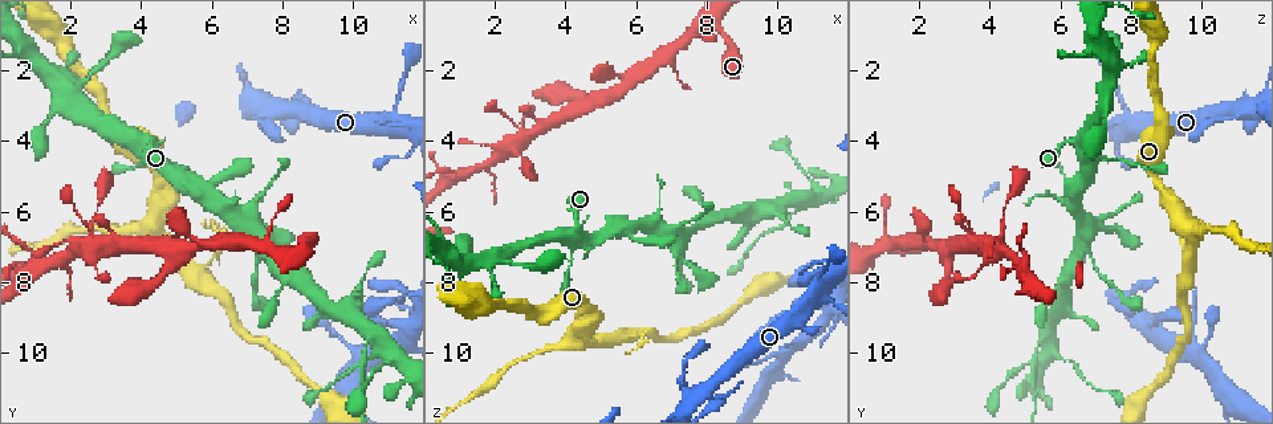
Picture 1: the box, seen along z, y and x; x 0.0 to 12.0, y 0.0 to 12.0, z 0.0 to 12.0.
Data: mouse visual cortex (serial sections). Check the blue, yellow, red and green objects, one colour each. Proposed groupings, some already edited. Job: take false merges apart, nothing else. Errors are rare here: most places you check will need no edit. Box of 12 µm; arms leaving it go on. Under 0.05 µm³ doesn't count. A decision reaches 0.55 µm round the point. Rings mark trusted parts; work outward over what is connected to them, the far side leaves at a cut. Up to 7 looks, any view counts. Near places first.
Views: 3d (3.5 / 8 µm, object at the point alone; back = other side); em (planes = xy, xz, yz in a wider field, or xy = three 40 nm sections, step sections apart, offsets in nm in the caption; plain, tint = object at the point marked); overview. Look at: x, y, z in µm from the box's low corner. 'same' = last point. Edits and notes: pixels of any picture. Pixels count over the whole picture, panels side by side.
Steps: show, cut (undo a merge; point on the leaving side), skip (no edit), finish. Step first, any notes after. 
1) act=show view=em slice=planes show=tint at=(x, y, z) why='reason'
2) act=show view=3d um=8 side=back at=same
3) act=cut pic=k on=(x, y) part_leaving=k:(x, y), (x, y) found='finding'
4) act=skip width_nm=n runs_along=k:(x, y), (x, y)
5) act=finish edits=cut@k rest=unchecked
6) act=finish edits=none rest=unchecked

act=show view=3d um=3.5 at=(4.0, 6.5, 9.7) why='branch point'

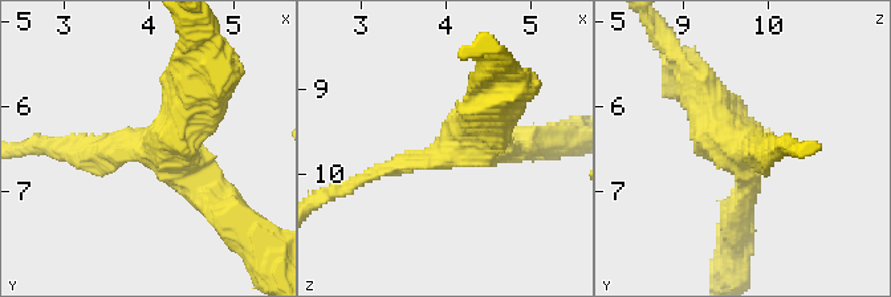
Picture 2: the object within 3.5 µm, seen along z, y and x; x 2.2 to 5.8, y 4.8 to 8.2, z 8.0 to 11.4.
act=show view=em slice=xy step=1 show=tint at=(4.05, 6.50, 9.75) arms=3 arm_widths_nm=250,350,500 why='shape alone is not enough'

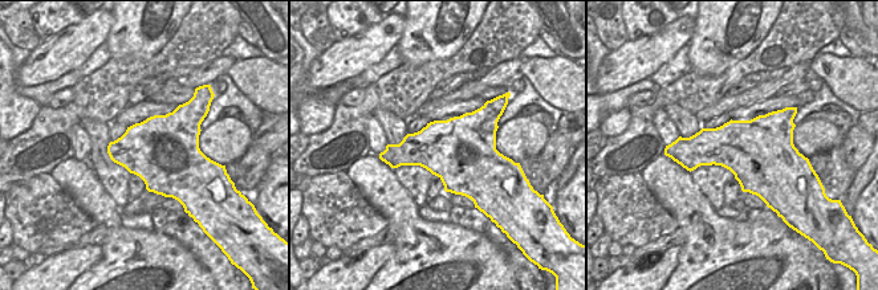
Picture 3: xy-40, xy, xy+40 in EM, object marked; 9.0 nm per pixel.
act=show view=em slice=xy step=3 show=tint at=same why='another direction'

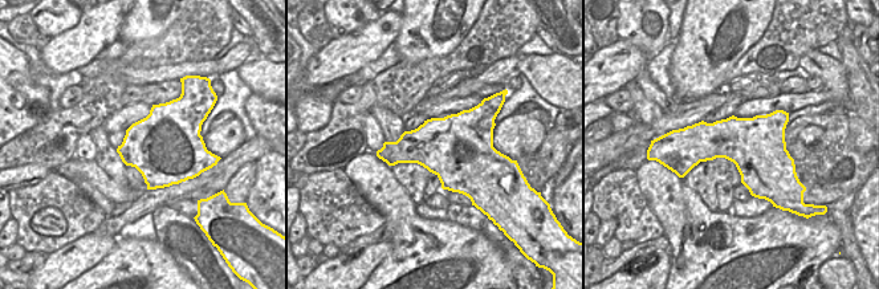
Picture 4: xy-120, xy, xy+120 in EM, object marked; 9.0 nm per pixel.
act=skip width_nm=650 runs_along=2:(695, 84), (749, 173), (735, 218) found='continuous, no second cell'

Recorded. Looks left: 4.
act=show view=3d um=3.5 at=(7.3, 6.8, 6.7) why='sudden change in width'

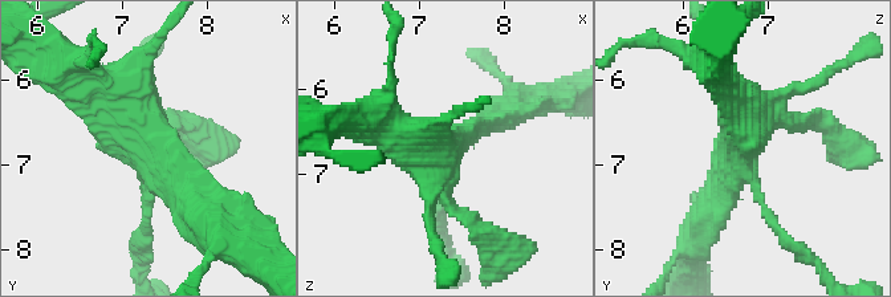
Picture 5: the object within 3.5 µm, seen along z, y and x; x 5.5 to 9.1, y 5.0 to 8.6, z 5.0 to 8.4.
act=show view=em slice=xy step=1 show=tint at=(7.35, 6.80, 6.70)

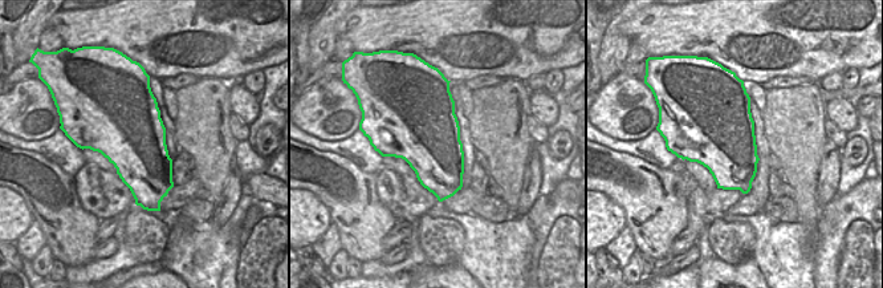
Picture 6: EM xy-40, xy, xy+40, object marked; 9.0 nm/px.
act=skip runs_along=5:(64, 70), (113, 98), (182, 188) found='all the same cell'

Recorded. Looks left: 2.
act=show view=3d um=3.5 at=(10.4, 10.1, 6.0) why='calibre changes'

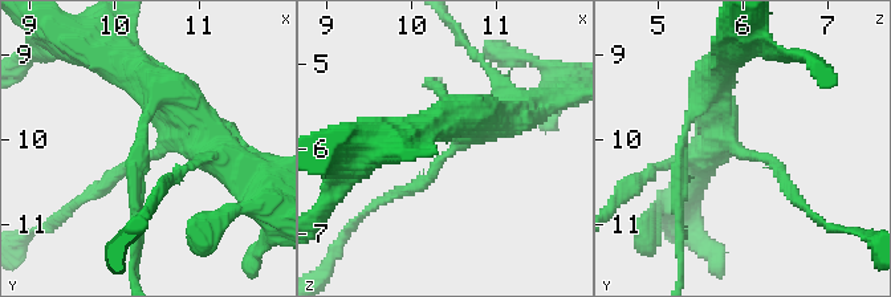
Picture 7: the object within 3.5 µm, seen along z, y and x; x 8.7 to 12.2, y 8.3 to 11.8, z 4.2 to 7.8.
act=show view=em slice=xy step=5 show=tint at=(10.50, 10.15, 6.05) arm_widths_nm=150,450

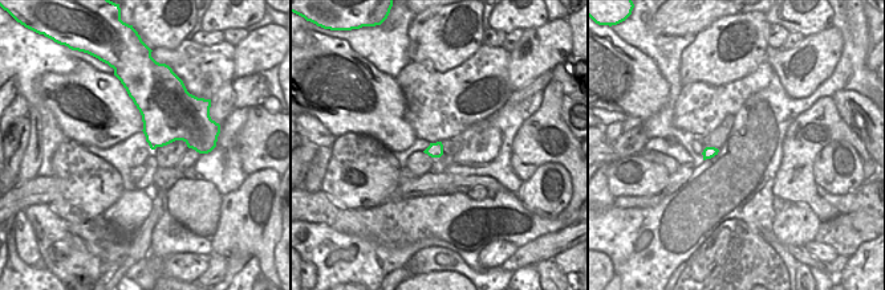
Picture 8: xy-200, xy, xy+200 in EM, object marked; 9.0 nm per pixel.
act=skip runs_along=7:(713, 88), (727, 137), (768, 157), (792, 194) found='continuous, no second cell'

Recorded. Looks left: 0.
act=finish edits=none rest=unchecked

